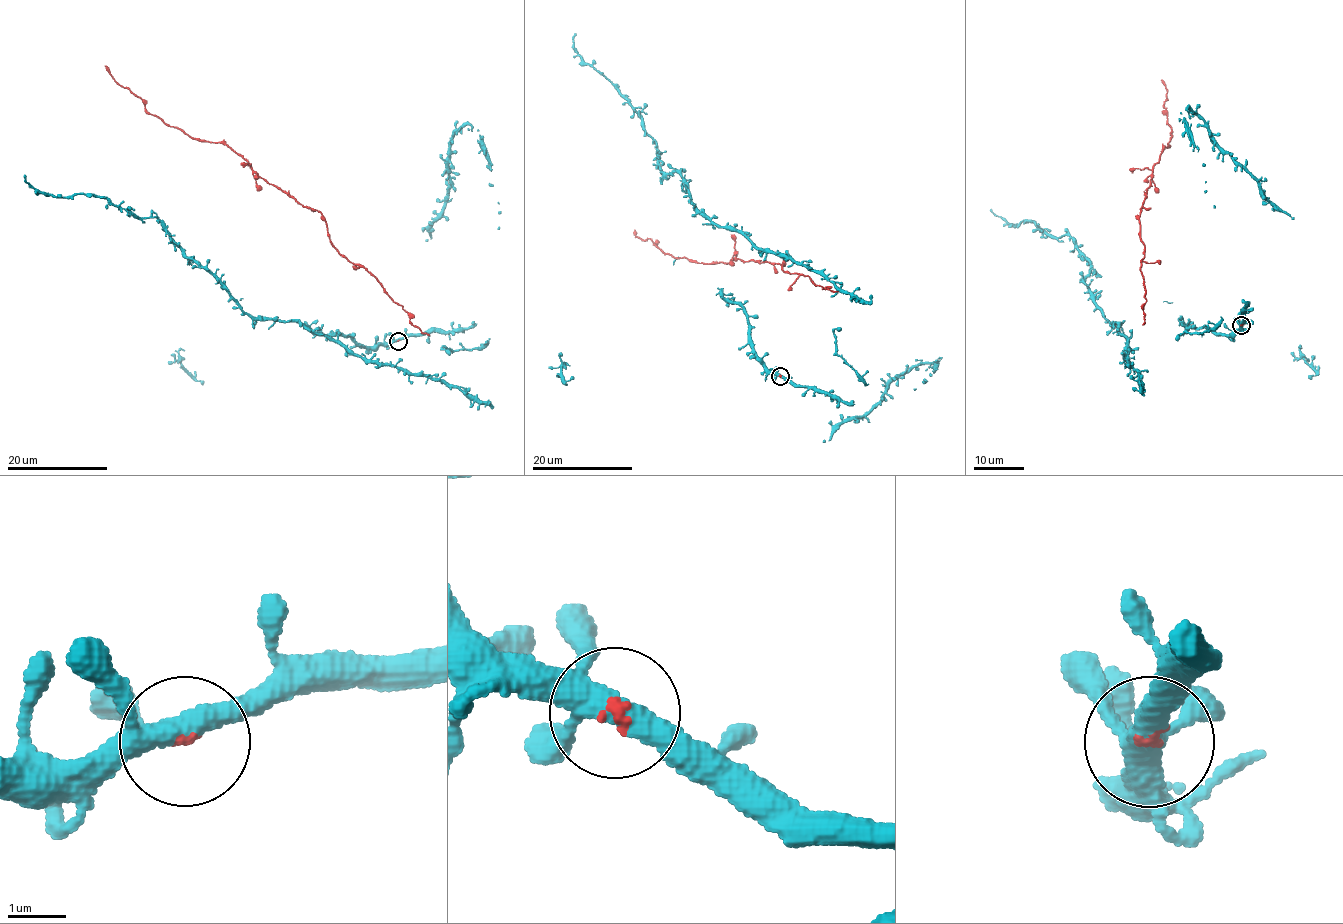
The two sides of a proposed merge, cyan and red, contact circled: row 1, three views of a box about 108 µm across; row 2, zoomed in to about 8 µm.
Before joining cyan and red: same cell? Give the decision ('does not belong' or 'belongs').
belongs

